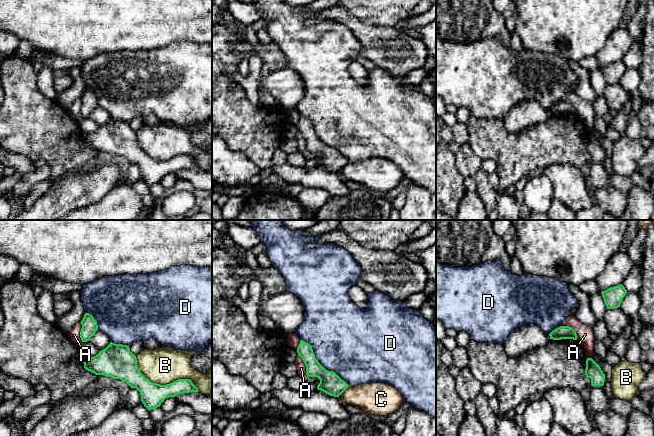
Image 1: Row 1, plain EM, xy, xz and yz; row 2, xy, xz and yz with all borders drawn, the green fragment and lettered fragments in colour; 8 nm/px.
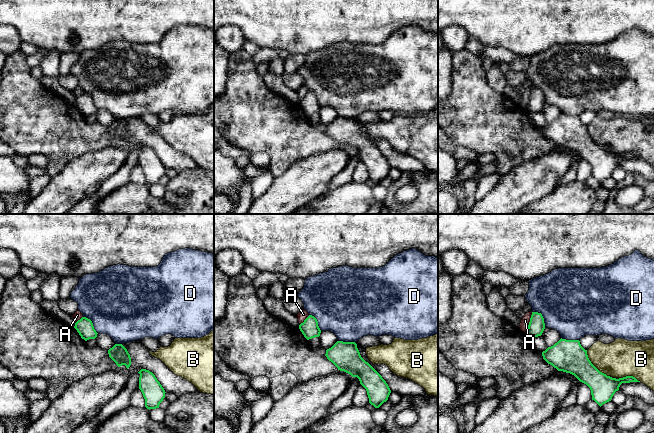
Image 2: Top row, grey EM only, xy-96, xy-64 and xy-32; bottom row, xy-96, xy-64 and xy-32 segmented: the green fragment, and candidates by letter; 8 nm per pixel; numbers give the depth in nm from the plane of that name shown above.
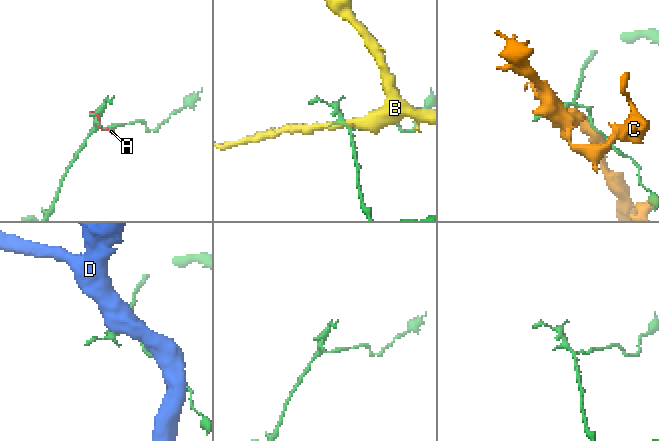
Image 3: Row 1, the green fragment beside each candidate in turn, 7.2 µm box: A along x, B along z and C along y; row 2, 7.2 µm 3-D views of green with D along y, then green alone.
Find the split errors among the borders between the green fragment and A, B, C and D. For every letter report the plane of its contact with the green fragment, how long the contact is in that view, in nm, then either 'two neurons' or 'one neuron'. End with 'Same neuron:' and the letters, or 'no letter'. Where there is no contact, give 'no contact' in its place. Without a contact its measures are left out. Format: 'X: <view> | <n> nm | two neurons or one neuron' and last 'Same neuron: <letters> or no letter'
A: yz | 220 nm | two neurons
B: xy | 600 nm | two neurons
C: xz | 100 nm | two neurons
D: xz | 550 nm | two neurons
Same neuron: no letter

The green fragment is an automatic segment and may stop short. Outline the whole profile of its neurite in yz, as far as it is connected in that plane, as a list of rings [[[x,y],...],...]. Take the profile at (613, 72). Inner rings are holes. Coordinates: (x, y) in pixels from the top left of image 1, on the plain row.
[[[622,60],[610,63],[607,66],[601,68],[607,85],[620,83],[621,77],[625,73],[626,69],[627,66]]]

